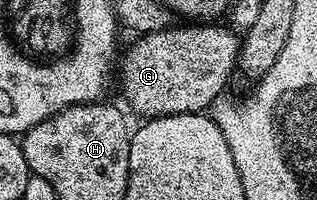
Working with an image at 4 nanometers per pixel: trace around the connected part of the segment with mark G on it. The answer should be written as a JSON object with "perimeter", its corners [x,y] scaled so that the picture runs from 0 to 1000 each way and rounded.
{"perimeter":[[[533,125],[517,155],[479,155],[467,175],[420,190],[404,240],[388,240],[372,295],[372,415],[391,495],[467,595],[495,595],[514,575],[571,575],[574,565],[644,565],[710,470],[707,430],[719,415],[732,355],[748,350],[757,285],[760,180],[729,130],[681,125]]]}

